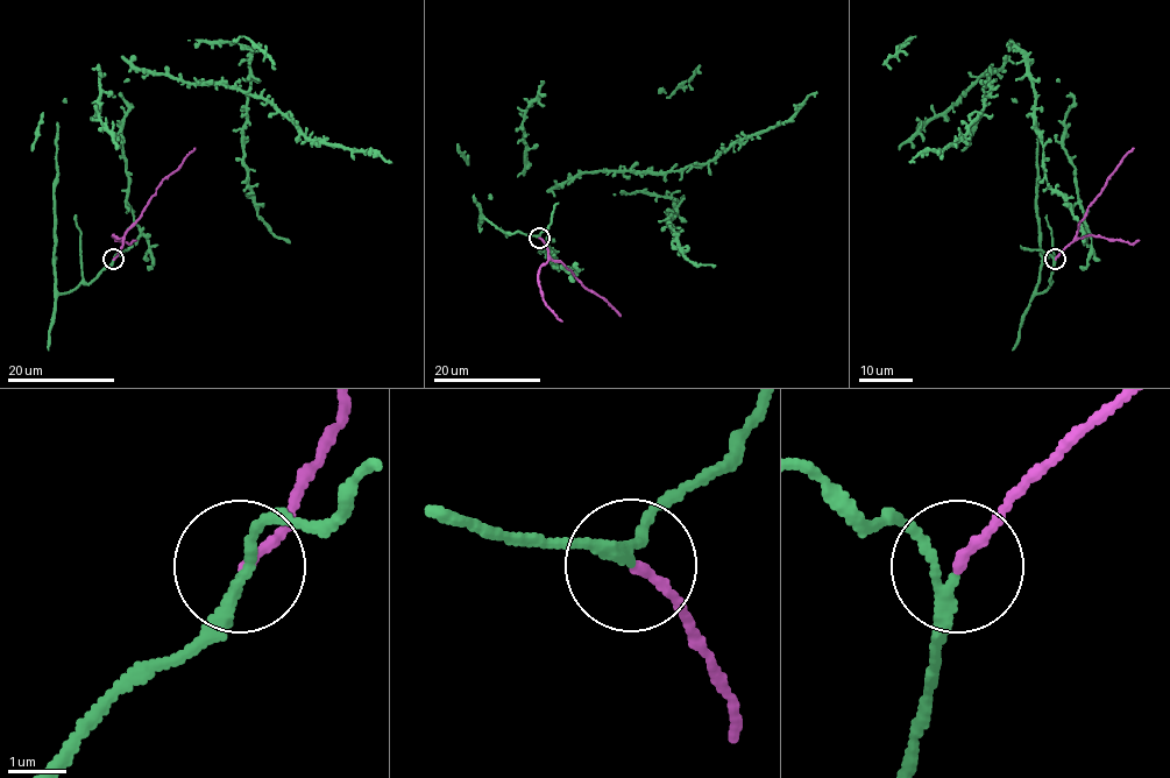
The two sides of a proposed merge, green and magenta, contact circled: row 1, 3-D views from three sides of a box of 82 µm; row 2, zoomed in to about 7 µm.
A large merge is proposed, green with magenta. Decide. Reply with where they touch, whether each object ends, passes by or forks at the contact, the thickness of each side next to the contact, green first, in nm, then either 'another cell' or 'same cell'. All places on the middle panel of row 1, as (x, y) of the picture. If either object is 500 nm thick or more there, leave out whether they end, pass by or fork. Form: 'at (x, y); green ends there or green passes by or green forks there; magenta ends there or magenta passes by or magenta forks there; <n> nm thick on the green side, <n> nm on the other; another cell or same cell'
at (539, 238); green passes by; magenta ends there; 170 nm thick on the green side, 170 nm on the other; same cell

